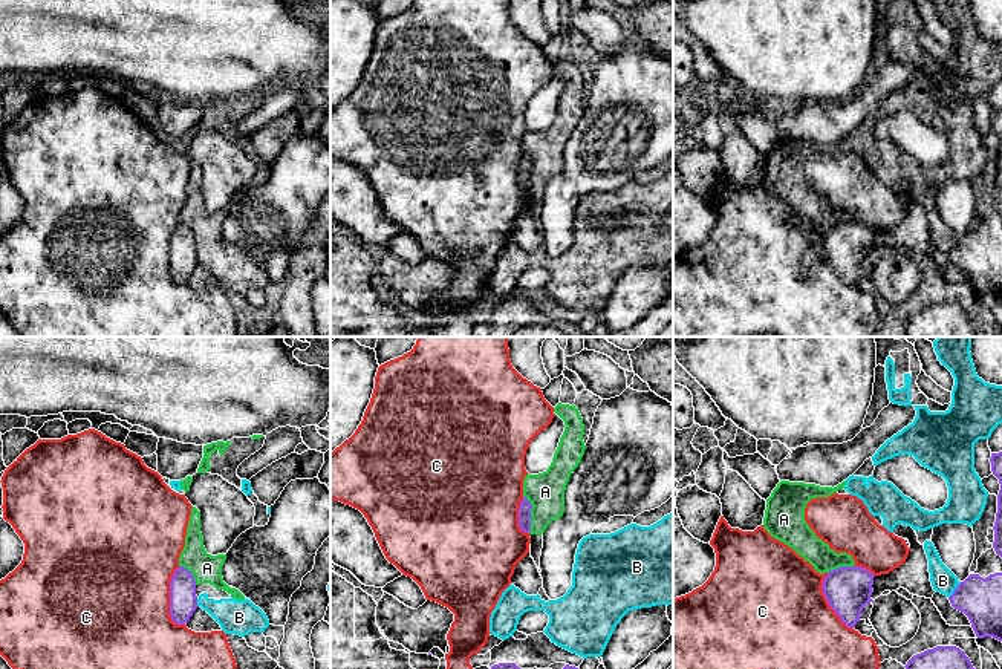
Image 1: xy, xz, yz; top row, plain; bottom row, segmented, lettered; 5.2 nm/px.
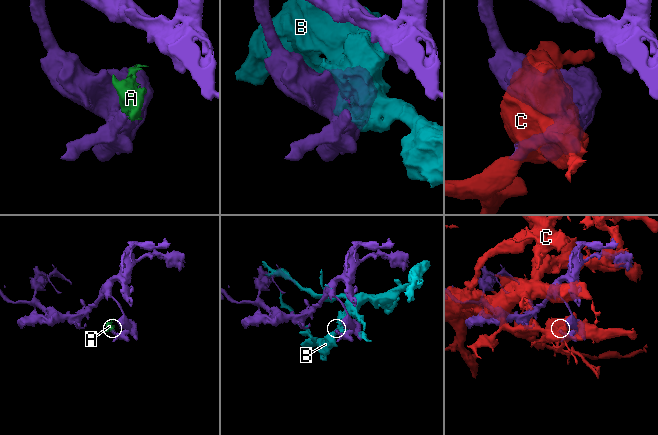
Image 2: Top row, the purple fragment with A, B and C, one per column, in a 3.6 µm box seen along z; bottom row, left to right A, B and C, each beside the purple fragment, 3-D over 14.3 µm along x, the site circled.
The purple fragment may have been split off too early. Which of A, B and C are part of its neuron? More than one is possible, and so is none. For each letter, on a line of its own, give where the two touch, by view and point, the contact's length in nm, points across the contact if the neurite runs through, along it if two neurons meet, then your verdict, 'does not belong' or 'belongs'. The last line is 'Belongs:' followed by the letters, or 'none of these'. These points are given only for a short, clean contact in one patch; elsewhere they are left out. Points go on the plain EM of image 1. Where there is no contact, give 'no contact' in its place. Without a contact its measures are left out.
A: xz (530, 170) | 200 nm | along xz (523, 152), (531, 163), (530, 189) | does not belong
B: yz (955, 247) | 110 nm | does not belong
C: xy (170, 256) | 320 nm | does not belong
Belongs: none of these

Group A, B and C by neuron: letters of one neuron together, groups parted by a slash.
A B / C

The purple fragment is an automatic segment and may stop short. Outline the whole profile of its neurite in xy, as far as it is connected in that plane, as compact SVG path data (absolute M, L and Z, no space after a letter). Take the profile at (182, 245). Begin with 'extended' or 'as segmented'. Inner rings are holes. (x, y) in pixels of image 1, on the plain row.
as segmented; M179 224L170 237L170 272L185 282L197 265L196 239L191 228Z

